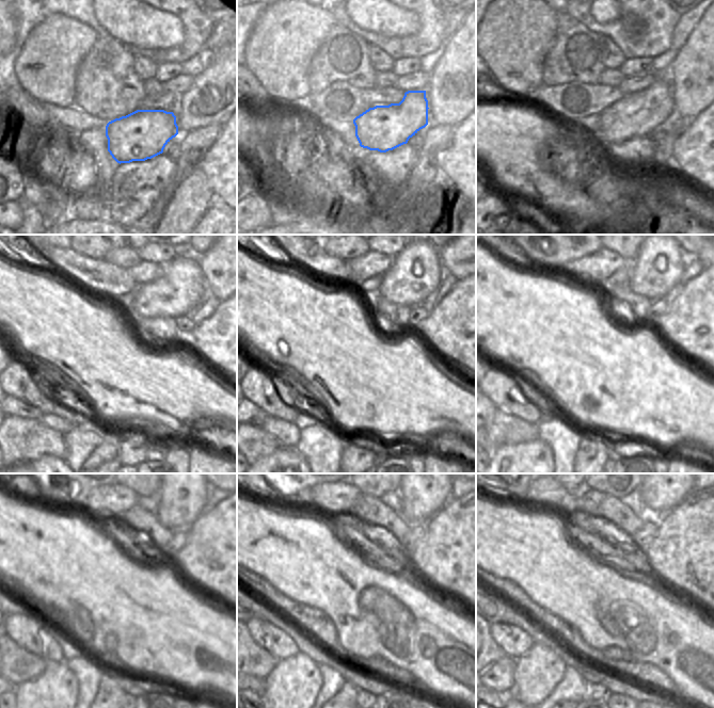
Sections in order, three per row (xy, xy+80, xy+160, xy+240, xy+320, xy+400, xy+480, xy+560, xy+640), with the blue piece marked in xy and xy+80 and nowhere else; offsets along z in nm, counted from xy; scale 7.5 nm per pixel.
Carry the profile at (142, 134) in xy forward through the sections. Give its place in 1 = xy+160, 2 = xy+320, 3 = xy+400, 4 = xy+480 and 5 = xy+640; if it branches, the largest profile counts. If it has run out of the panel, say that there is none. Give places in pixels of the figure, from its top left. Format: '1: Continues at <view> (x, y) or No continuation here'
1: Continues at xy+160 (636, 115)
2: Continues at xy+320 (416, 272)
3: Continues at xy+400 (661, 261)
4: Continues at xy+480 (184, 495)
5: Continues at xy+640 (661, 495)

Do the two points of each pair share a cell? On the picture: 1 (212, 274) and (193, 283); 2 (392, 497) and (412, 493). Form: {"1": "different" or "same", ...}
{"1": "different", "2": "different"}

